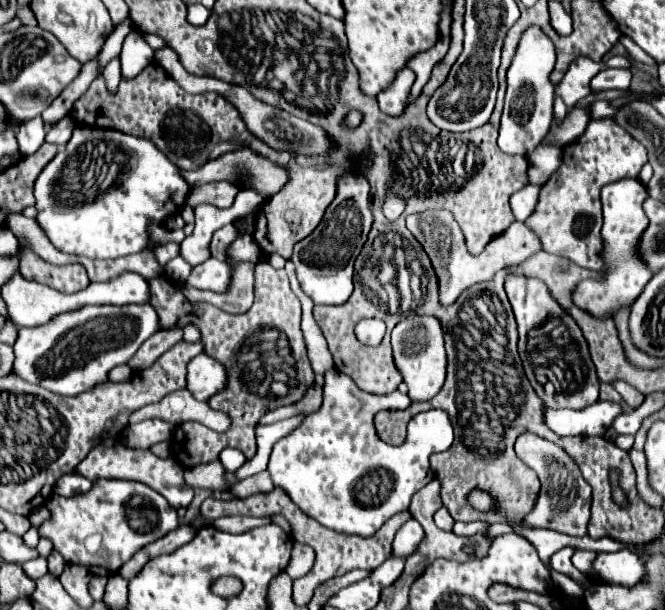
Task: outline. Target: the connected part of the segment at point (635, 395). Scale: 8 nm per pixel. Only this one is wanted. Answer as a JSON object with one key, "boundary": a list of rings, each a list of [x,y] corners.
{"boundary":[[[612,381],[612,385],[620,391],[622,399],[624,399],[632,409],[636,409],[636,407],[640,407],[640,405],[642,405],[644,395],[642,395],[638,389],[632,389],[632,385],[628,385],[626,381]]]}

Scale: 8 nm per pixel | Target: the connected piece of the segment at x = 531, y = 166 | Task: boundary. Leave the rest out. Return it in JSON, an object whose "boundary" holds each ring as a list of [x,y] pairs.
{"boundary":[[[542,143],[536,151],[528,155],[528,185],[542,187],[544,181],[560,167],[562,161],[562,149]]]}

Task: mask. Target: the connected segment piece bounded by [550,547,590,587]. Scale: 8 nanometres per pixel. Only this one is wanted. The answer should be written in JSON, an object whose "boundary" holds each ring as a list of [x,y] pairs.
{"boundary":[[[565,547],[558,551],[558,553],[554,553],[554,555],[550,557],[550,569],[560,571],[560,573],[572,577],[572,579],[574,579],[578,585],[582,585],[582,587],[588,587],[590,581],[571,563],[571,557],[574,552],[575,550],[571,547]]]}

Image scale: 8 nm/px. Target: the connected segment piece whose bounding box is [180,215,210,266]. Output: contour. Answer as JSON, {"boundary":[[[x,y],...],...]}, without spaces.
{"boundary":[[[196,215],[196,227],[194,227],[192,237],[186,237],[180,243],[180,257],[184,257],[191,266],[203,263],[210,257],[208,241],[210,241],[210,231],[204,229],[200,215]]]}

